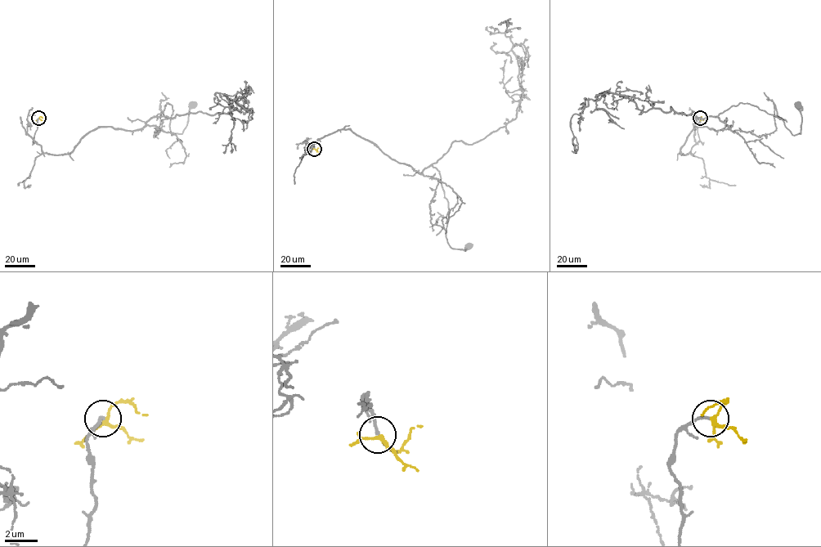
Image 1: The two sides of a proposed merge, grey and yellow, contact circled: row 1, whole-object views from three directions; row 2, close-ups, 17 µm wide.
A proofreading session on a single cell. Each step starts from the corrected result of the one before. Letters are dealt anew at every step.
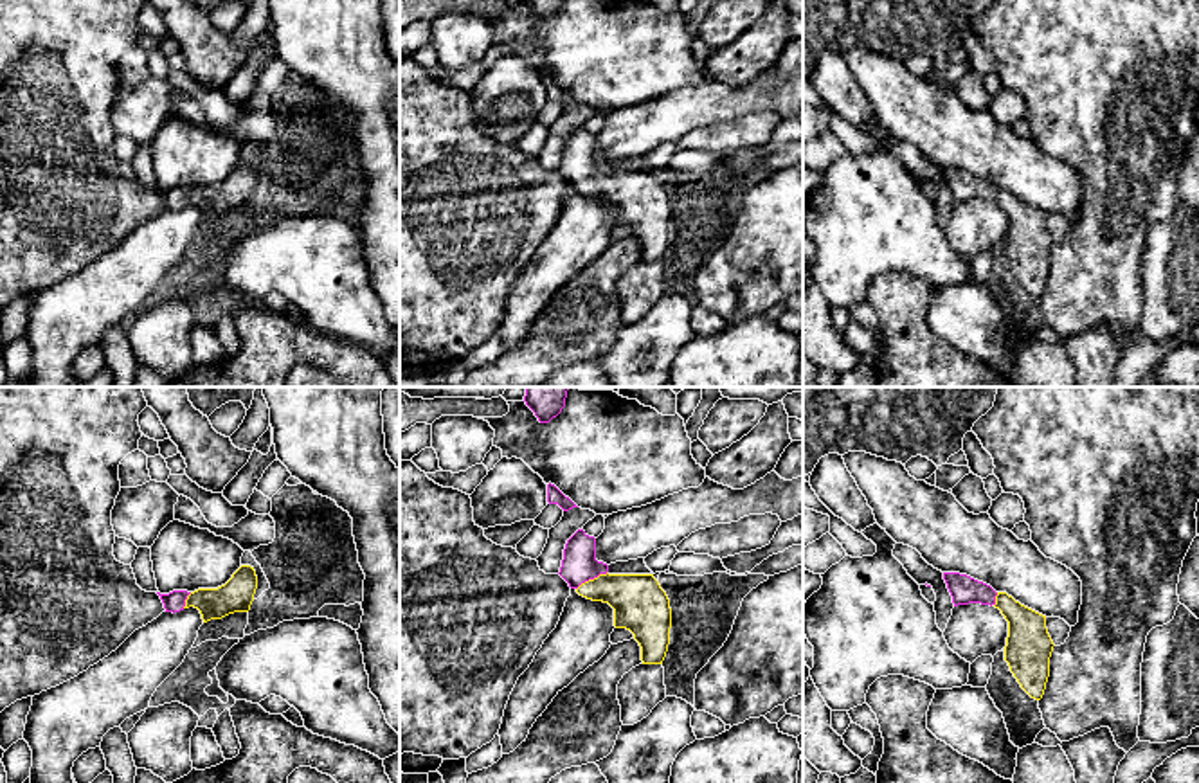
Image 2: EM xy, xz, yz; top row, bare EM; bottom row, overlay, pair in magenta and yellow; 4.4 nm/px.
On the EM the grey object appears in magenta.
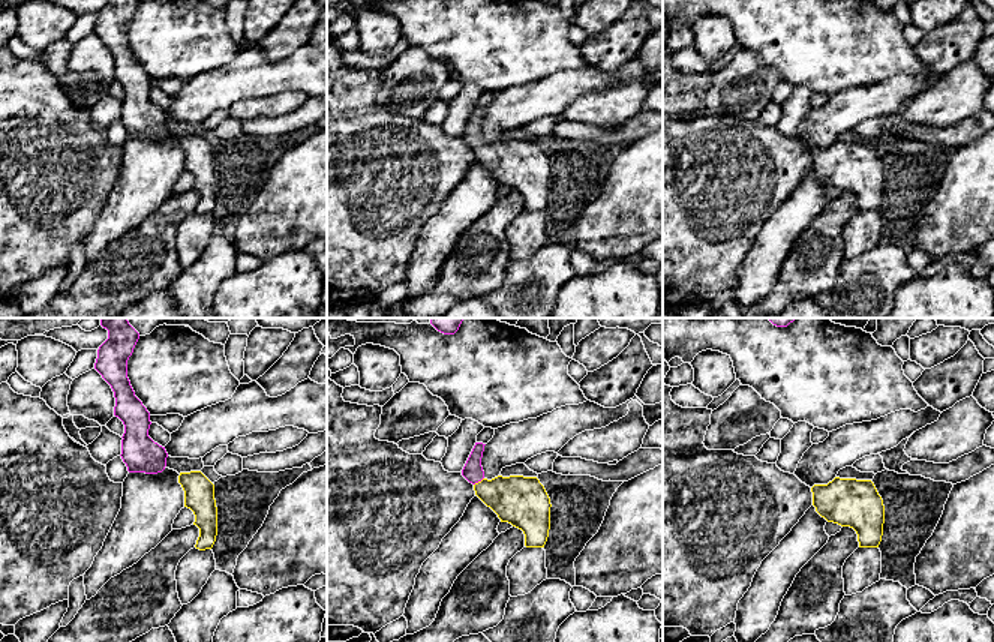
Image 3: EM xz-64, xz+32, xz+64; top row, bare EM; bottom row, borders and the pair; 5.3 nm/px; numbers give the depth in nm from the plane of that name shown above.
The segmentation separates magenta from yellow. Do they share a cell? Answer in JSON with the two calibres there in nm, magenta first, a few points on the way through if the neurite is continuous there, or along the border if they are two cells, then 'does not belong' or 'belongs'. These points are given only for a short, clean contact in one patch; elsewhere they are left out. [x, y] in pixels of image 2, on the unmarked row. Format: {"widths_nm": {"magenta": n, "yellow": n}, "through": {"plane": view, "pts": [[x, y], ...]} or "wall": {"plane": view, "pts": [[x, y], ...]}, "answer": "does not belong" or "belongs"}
{"widths_nm": {"magenta": 160, "yellow": 240}, "through": {"plane": "xz", "pts": [[578, 162], [591, 175], [640, 202]]}, "answer": "belongs"}

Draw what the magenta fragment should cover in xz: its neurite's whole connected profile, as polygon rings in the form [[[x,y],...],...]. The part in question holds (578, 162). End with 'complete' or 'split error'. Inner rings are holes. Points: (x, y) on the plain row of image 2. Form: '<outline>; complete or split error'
[[[583,126],[567,137],[558,171],[580,193],[614,205],[614,223],[634,230],[643,261],[663,261],[672,205],[654,171],[610,171],[609,162],[596,157],[596,135]]]; split error

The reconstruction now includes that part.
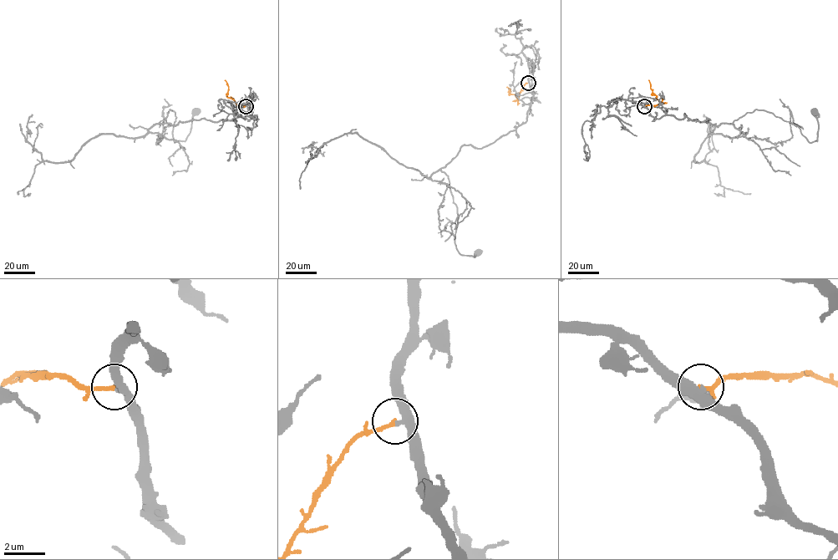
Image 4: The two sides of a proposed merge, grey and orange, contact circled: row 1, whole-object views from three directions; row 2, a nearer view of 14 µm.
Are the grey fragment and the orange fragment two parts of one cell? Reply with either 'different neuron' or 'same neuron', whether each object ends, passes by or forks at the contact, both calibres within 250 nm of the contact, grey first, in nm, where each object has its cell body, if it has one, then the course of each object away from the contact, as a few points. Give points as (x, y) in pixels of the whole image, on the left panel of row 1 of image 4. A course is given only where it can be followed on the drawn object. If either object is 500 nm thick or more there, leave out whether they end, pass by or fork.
same neuron | grey passes by | orange ends | 260/180 nm | grey (196, 111) | orange none | grey via (246, 106), (251, 119), (159, 124), (171, 109), (175, 142), (185, 141), (196, 111) | orange via (246, 106), (237, 105), (226, 96), (228, 89), (225, 79)

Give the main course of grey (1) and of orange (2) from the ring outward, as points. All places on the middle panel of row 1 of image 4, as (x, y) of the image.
1: (528, 82), (533, 99), (525, 122), (480, 148), (463, 145), (440, 169), (457, 207), (457, 250), (479, 253)
2: (528, 82), (517, 99), (514, 94), (509, 94), (510, 89), (507, 87)

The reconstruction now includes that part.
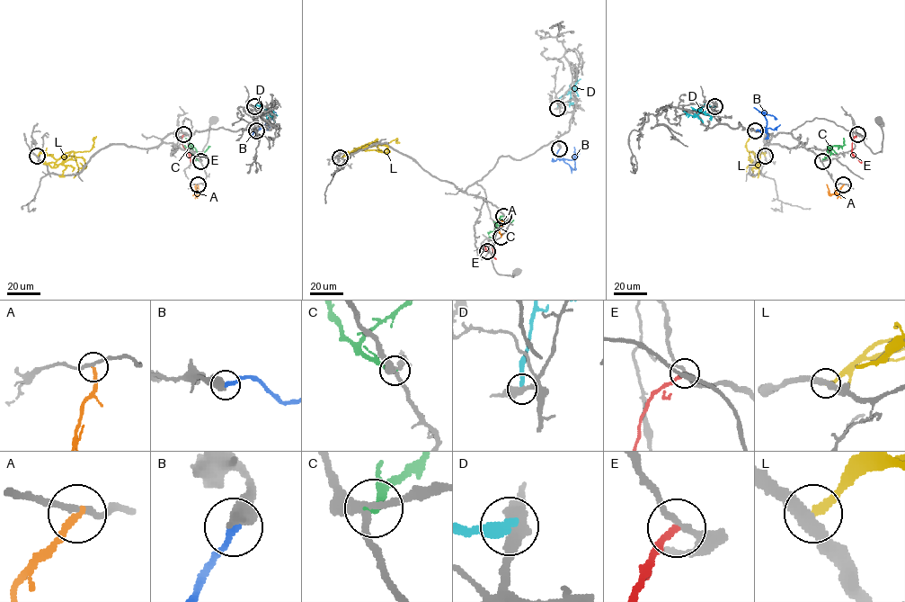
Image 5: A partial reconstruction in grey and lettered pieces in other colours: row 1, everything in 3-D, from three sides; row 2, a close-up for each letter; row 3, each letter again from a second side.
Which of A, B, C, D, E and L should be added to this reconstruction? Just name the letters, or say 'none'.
B

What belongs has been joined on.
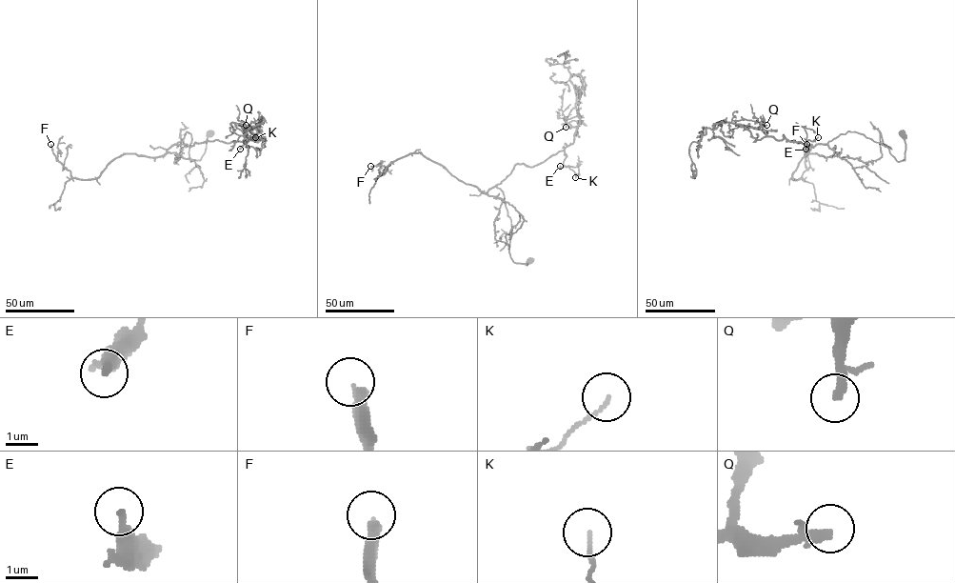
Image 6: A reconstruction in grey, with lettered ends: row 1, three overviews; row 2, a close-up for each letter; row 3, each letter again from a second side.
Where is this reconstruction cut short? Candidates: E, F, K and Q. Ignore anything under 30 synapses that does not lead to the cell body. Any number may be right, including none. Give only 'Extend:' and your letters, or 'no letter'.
Extend: F

